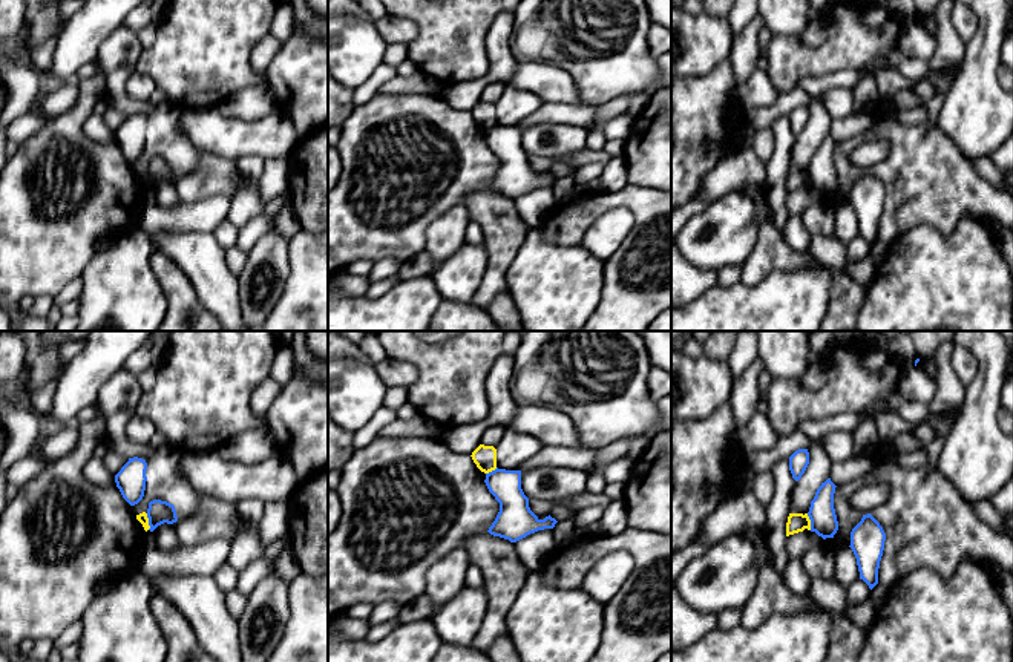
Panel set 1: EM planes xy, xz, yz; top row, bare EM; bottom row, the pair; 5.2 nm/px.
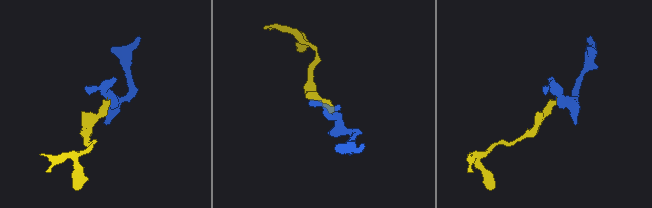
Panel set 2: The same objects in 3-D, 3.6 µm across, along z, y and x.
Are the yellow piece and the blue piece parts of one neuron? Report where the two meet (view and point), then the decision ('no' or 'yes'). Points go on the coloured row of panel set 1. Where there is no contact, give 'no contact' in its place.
xy (147, 521) | no

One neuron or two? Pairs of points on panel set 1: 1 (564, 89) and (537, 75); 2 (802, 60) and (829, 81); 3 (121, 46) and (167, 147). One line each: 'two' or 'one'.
1: one
2: two
3: one

